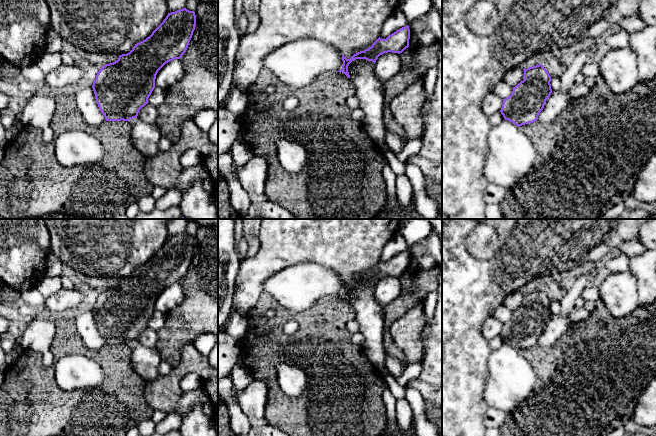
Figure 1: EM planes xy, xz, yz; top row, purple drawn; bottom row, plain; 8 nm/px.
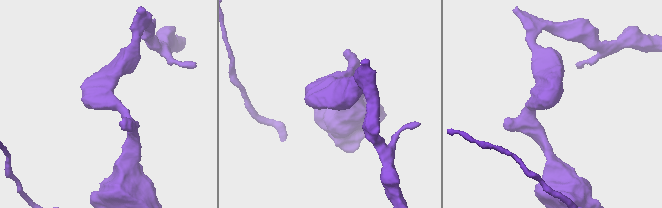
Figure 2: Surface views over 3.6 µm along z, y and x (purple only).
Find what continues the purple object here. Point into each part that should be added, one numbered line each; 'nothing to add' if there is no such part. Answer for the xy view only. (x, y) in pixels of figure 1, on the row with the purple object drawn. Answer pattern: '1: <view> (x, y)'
nothing to add

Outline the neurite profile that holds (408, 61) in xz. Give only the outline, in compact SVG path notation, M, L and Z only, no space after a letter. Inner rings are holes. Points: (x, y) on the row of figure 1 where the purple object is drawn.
M406 48L402 53L400 53L400 58L402 69L412 69L416 66L416 59L412 49Z

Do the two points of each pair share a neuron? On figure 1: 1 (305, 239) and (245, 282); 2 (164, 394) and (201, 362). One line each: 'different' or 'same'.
1: same
2: same

